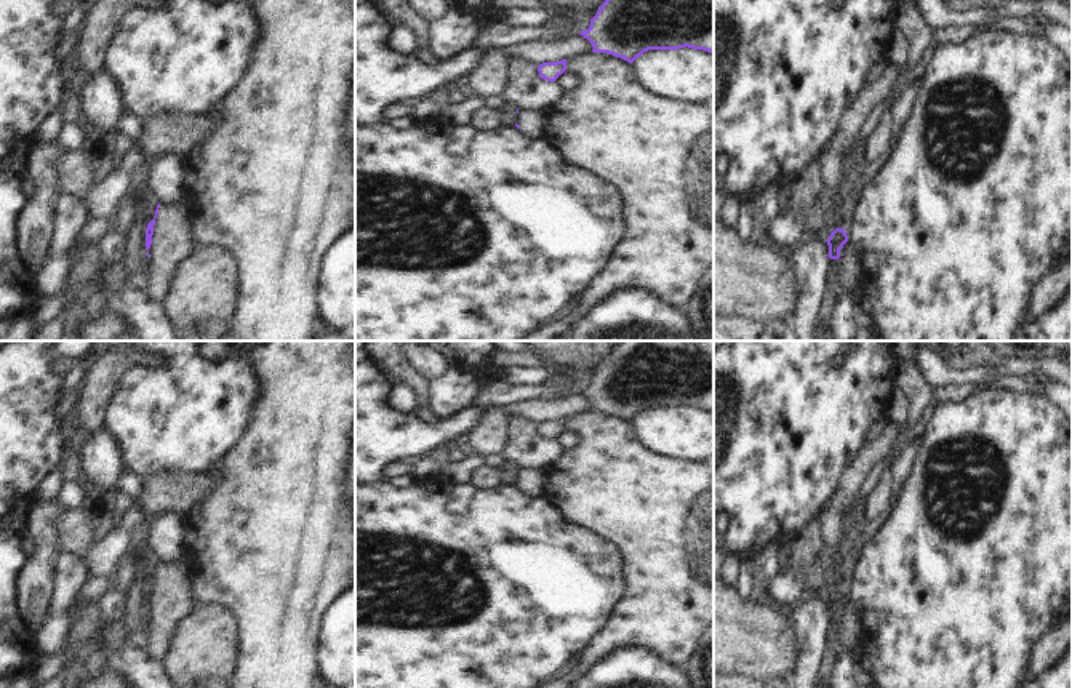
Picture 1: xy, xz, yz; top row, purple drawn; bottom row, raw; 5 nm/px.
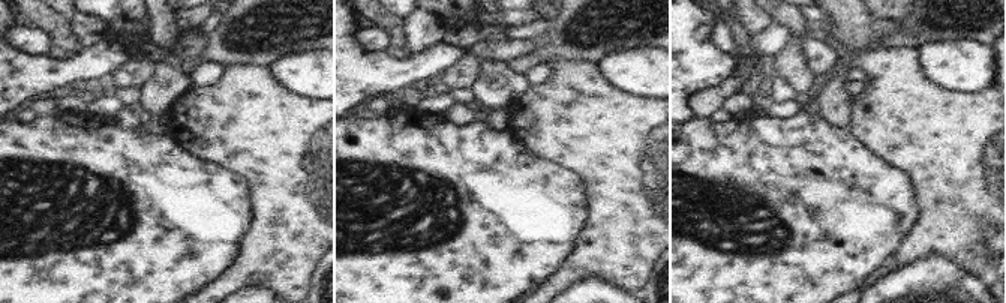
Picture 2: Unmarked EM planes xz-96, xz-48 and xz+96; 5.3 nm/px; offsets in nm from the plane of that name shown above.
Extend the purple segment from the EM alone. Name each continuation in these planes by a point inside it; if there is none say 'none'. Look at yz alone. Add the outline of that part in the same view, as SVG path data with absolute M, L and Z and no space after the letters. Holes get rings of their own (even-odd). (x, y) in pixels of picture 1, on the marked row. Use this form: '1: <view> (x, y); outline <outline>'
1: yz (832, 290); outline M832 259L827 286L826 286L826 293L824 293L824 298L822 298L822 306L821 306L821 310L819 310L818 322L816 322L816 331L829 328L830 312L832 312L832 307L837 301L837 296L842 291L846 291L837 282L837 270L838 270L838 262L837 262L837 259Z

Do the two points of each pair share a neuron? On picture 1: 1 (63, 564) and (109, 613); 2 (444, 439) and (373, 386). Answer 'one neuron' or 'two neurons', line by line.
1: two neurons
2: one neuron

